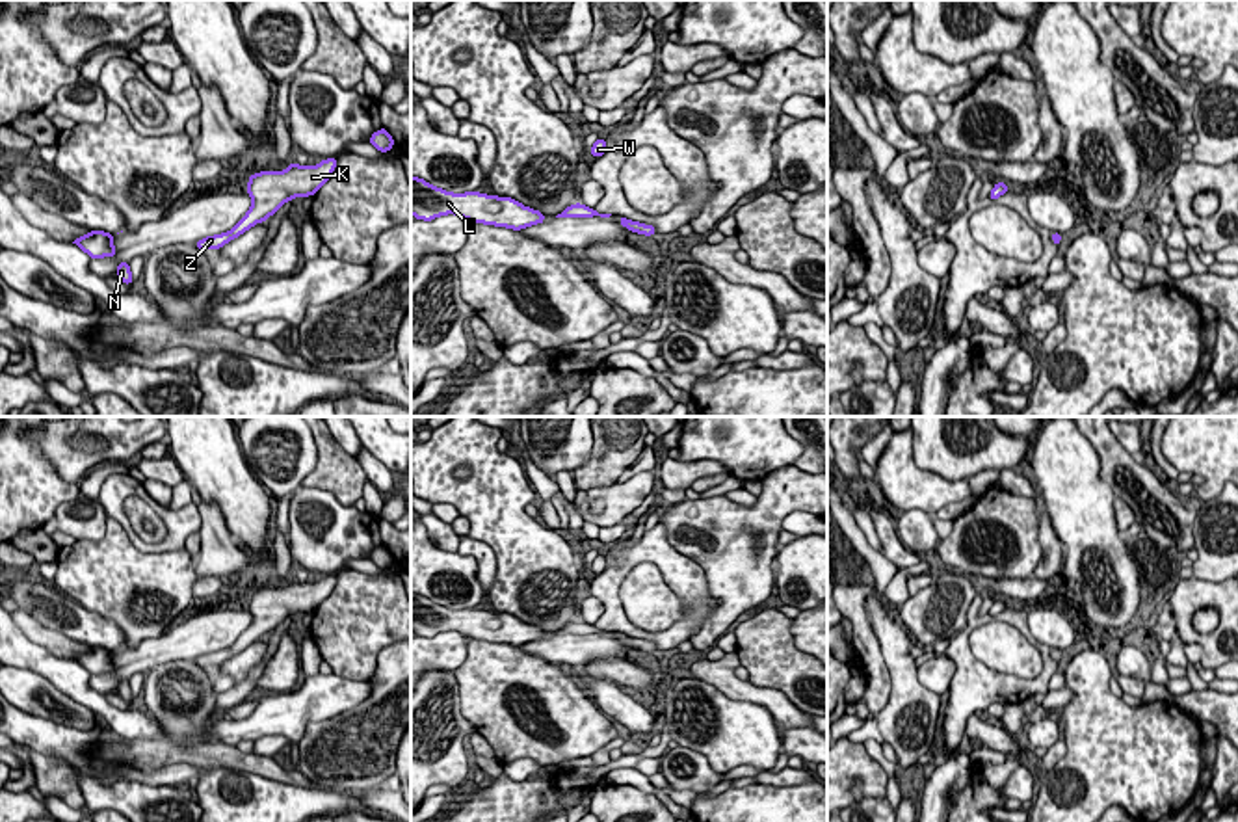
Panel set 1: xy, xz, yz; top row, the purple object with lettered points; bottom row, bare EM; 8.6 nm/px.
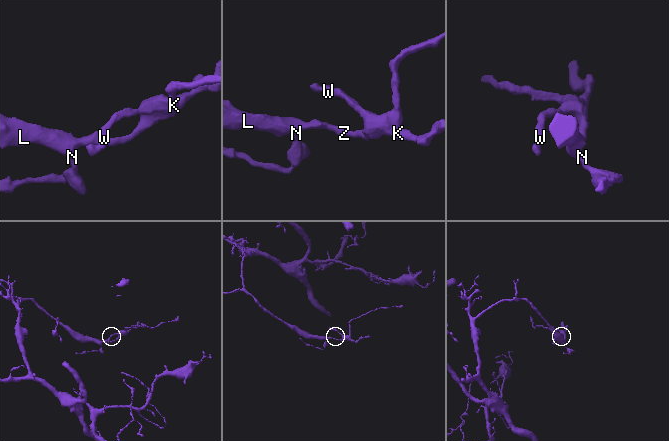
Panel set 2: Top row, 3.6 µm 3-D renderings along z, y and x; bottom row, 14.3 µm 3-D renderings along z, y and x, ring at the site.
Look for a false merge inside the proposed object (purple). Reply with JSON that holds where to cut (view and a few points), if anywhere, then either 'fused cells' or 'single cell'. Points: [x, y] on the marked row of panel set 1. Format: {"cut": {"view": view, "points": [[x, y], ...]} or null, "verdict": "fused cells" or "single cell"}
{"cut": null, "verdict": "single cell"}

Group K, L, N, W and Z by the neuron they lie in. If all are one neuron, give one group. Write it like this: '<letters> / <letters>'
K L N W Z

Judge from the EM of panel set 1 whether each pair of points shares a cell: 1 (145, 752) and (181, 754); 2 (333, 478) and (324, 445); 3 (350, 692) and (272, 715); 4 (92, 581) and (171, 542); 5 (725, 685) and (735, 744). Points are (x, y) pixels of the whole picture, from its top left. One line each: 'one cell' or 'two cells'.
1: one cell
2: one cell
3: one cell
4: two cells
5: two cells

